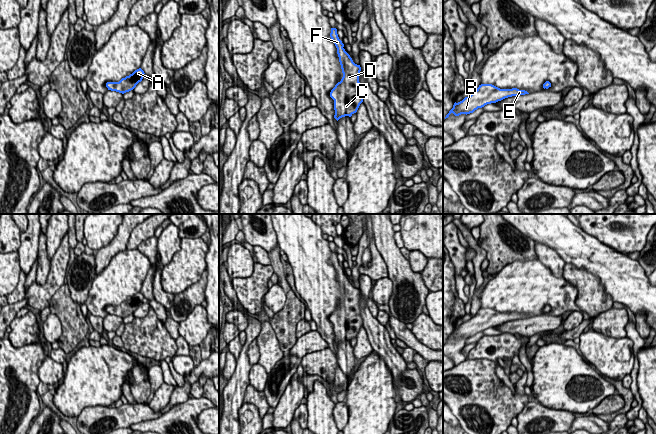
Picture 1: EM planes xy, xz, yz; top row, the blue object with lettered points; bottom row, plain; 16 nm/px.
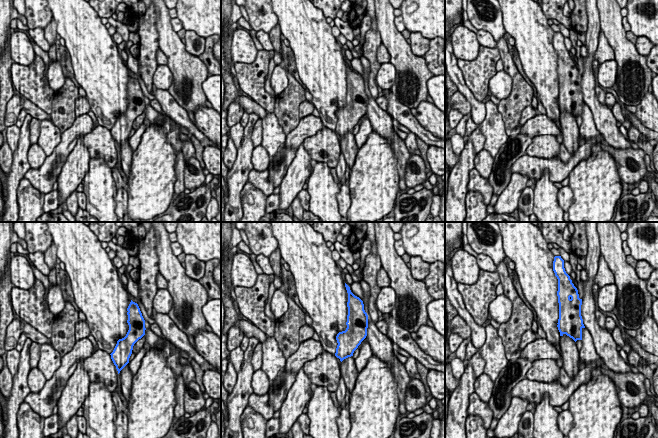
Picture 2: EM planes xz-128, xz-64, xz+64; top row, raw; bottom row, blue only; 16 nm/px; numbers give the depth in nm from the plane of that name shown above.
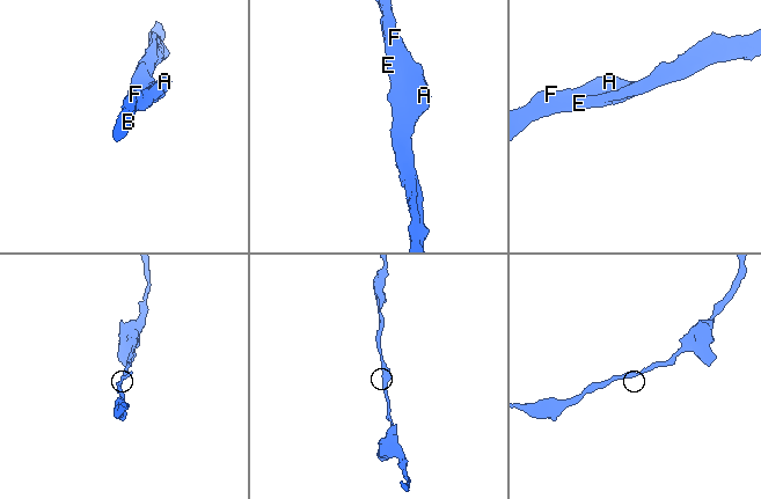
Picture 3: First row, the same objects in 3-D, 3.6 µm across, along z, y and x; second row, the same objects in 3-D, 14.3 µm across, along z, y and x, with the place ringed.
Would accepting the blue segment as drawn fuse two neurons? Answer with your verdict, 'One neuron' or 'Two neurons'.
One neuron

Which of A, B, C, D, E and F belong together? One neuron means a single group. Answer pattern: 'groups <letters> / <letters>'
groups A B C D E F

